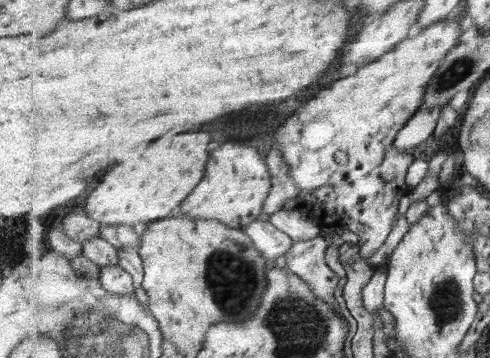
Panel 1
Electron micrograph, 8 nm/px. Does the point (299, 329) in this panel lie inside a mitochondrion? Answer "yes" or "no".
yes

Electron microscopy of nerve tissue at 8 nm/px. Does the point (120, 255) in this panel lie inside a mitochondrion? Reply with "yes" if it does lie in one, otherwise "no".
no

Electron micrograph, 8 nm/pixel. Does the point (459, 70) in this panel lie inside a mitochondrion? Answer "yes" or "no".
yes

